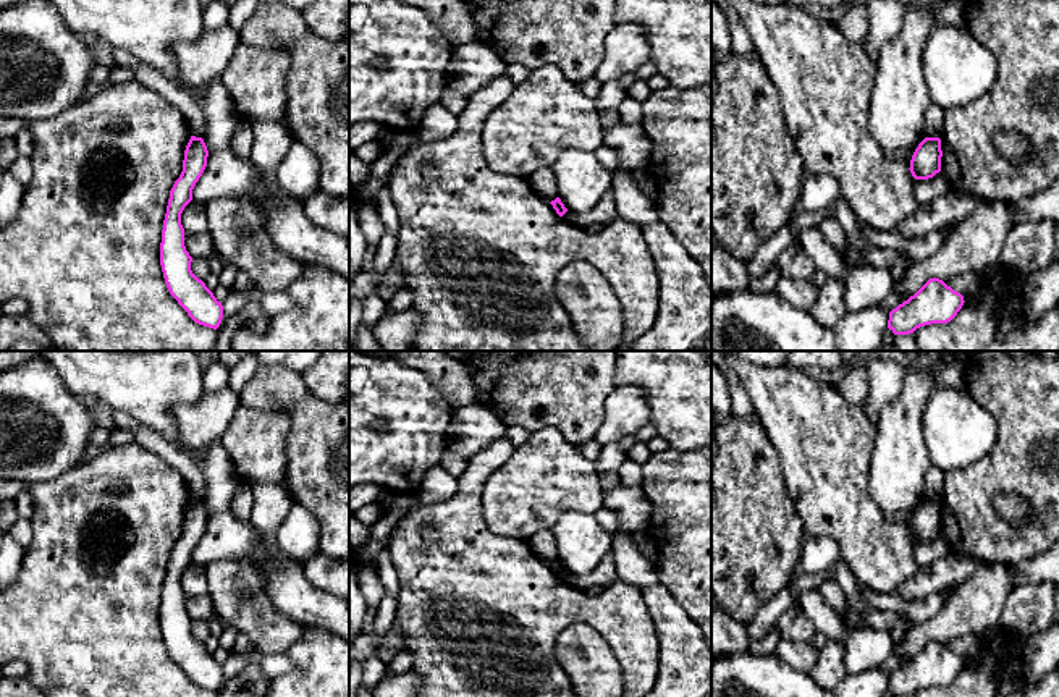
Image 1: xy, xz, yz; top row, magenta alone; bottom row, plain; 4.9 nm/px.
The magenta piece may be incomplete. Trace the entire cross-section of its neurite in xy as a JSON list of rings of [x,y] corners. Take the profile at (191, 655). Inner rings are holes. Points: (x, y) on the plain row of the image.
[[[191,498],[183,522],[183,534],[175,543],[167,568],[160,605],[160,627],[170,657],[199,687],[217,692],[223,668],[192,632],[192,619],[184,608],[181,576],[192,563],[192,551],[207,529],[209,513],[202,500]]]

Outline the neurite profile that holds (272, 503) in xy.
[[[254,484],[252,492],[254,506],[251,522],[262,537],[273,537],[294,505],[294,500],[286,485]]]

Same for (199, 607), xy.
[[[186,595],[184,608],[192,621],[210,621],[215,616],[209,595]]]

